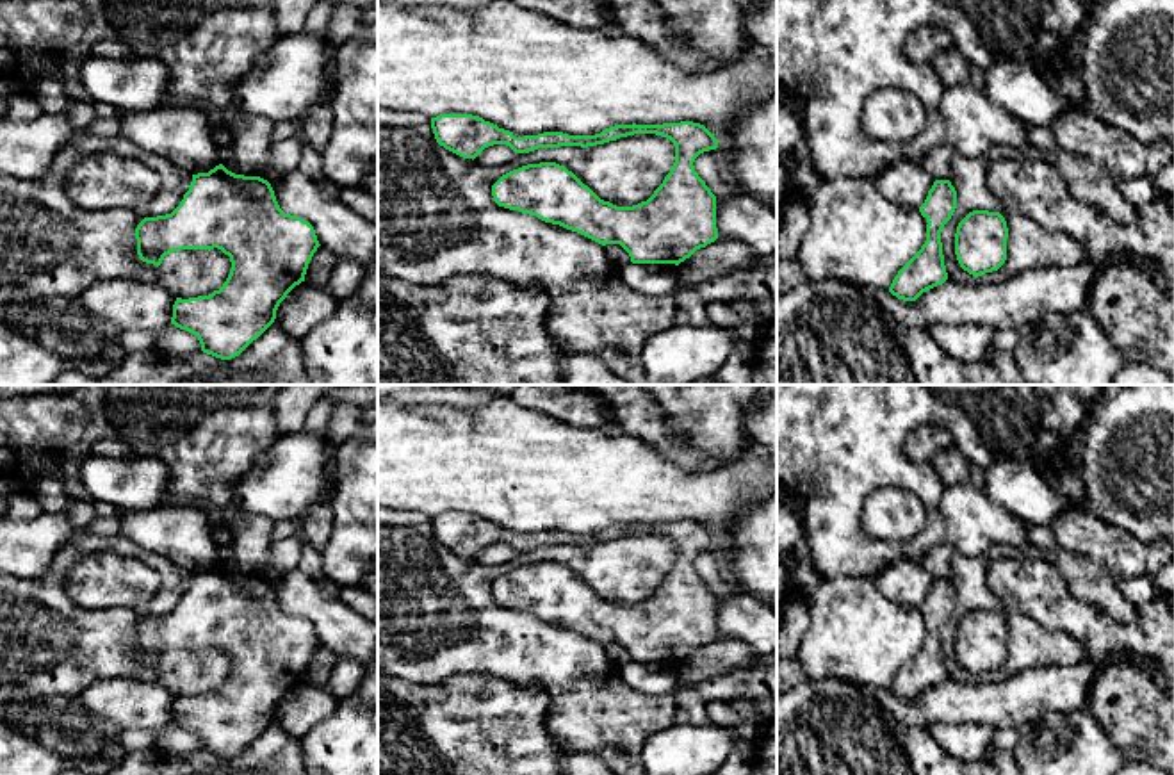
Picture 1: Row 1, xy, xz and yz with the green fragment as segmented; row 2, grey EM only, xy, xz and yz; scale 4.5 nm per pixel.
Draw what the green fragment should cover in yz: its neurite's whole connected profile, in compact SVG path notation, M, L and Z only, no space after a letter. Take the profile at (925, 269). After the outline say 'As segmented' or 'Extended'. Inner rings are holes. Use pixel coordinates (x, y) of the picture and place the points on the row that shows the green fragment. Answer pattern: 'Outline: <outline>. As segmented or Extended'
Outline: M935 180L925 203L919 207L926 219L926 242L898 271L889 292L903 301L916 301L923 292L948 280L941 232L957 208L957 191L950 180Z. As segmented

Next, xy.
Outline: M223 164L192 175L180 205L171 214L144 217L134 235L139 258L157 267L166 255L182 249L217 248L230 257L232 269L223 287L208 296L176 298L171 317L171 324L198 337L203 353L221 360L239 356L274 322L280 303L305 281L321 246L308 221L280 208L267 180L235 175Z. As segmented

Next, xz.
Outline: M472 114L431 118L435 139L445 150L476 159L485 148L506 144L515 153L538 148L597 146L634 134L656 134L675 144L675 162L654 194L632 207L600 200L572 171L556 162L527 164L492 185L499 207L577 232L602 246L620 244L632 264L675 264L718 239L716 196L695 171L695 159L718 148L718 139L693 121L615 125L595 135L543 132L515 137Z. As segmented

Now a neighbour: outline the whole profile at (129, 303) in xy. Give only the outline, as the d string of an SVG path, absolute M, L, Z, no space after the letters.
M110 278L87 287L78 303L94 317L114 322L121 331L159 331L171 324L176 298L162 283Z

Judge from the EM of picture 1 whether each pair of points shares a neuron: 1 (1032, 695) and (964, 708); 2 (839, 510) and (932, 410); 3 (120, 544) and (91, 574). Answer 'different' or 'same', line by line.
1: same
2: same
3: different

